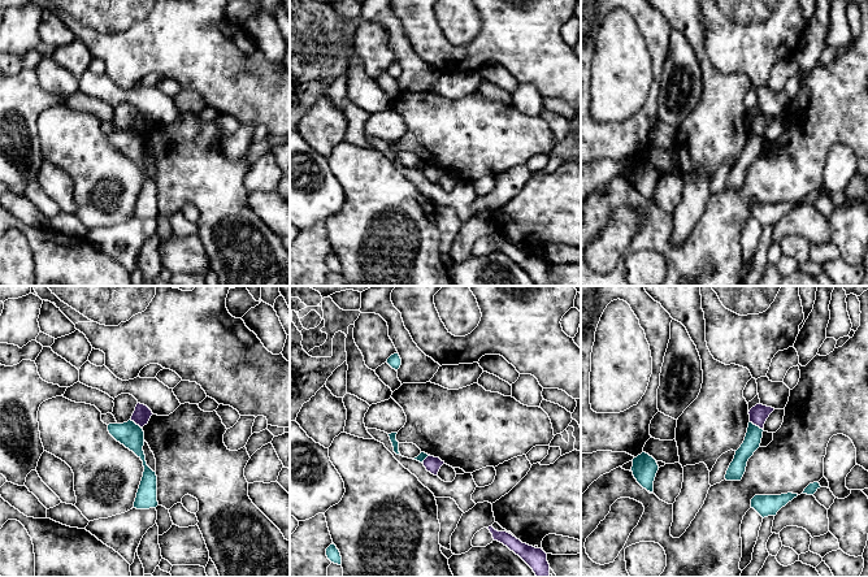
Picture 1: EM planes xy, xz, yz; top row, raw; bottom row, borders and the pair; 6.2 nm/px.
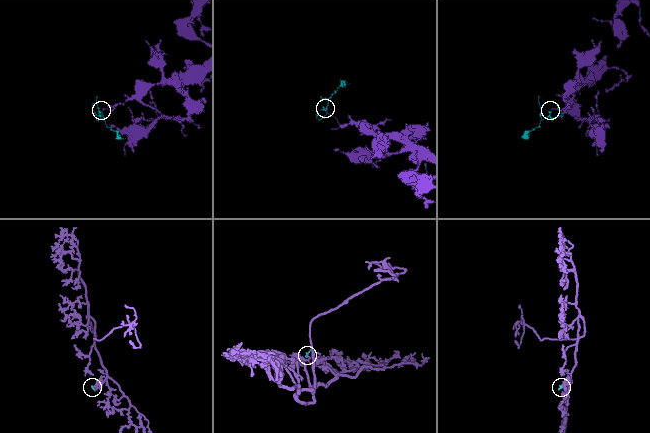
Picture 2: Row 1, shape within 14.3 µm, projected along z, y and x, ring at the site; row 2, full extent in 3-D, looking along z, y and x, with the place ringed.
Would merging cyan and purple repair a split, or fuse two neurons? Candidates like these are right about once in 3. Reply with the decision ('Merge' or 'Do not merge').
Do not merge

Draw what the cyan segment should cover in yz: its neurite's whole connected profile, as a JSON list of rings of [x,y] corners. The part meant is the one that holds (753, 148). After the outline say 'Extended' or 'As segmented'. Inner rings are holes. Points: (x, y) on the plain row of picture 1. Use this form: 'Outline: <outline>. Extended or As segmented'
Outline: [[[748,131],[747,142],[743,152],[735,160],[734,168],[730,172],[725,188],[726,190],[741,190],[747,175],[748,168],[754,164],[754,161],[760,156],[763,147],[763,138]]]. As segmented

